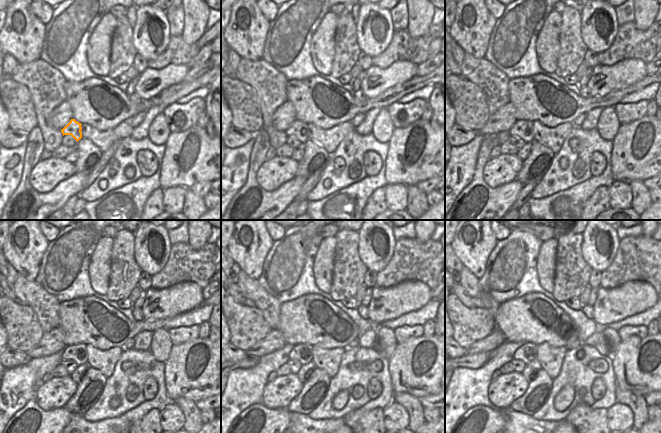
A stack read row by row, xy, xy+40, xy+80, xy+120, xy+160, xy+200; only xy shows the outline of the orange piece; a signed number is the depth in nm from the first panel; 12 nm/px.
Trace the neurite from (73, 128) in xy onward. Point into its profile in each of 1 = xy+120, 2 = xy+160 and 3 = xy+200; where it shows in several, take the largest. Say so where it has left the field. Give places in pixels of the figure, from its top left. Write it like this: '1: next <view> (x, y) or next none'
1: next xy+120 (77, 353)
2: next xy+160 (303, 352)
3: next xy+200 (527, 352)

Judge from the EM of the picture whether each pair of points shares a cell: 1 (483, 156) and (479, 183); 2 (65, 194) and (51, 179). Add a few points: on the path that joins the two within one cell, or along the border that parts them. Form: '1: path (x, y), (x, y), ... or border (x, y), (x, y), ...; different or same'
1: path (481, 163), (478, 176); same
2: border (76, 172), (47, 192), (37, 192), (33, 189); different

